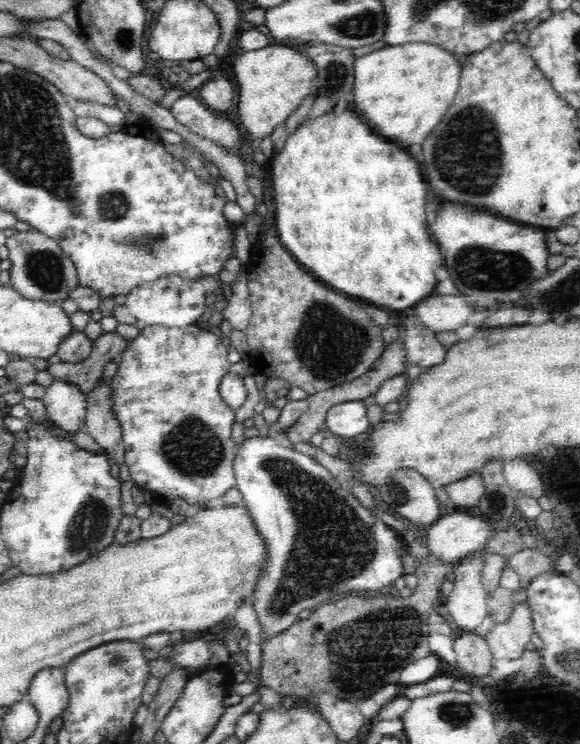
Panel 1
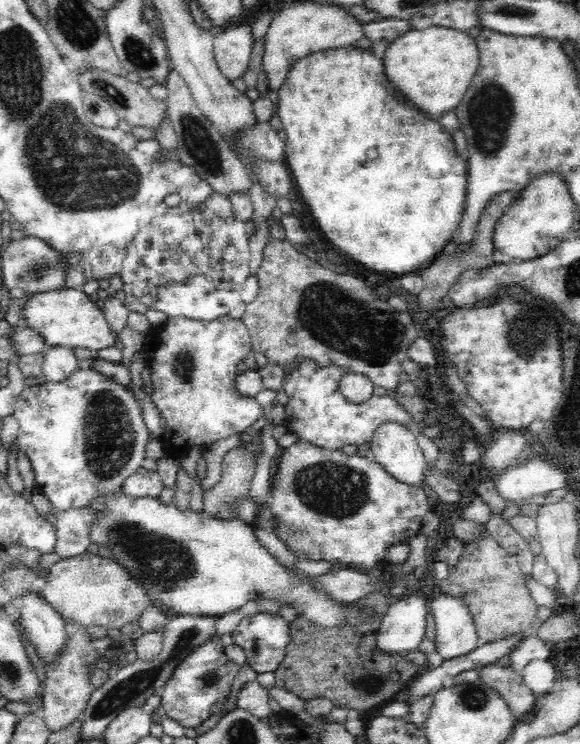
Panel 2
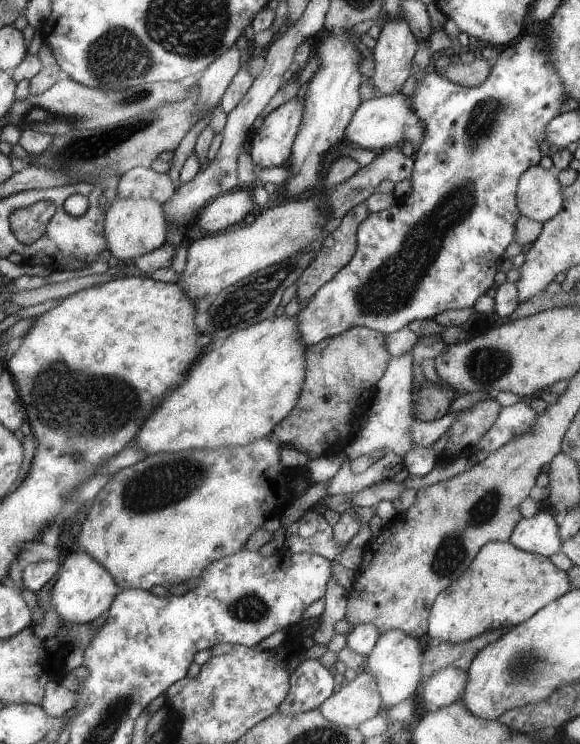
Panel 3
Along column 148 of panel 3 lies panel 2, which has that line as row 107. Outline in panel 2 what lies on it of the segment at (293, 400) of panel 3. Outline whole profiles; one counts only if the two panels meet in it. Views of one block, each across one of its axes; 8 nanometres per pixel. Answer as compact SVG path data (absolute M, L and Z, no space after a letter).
M432 25L425 29L412 28L393 40L384 54L384 70L388 80L396 84L396 88L400 88L400 92L404 92L404 96L408 96L408 100L412 100L418 108L424 108L424 112L432 112L436 120L440 120L444 112L458 106L468 84L476 74L478 65L479 45L476 44L475 38L470 37L468 31L442 25Z

